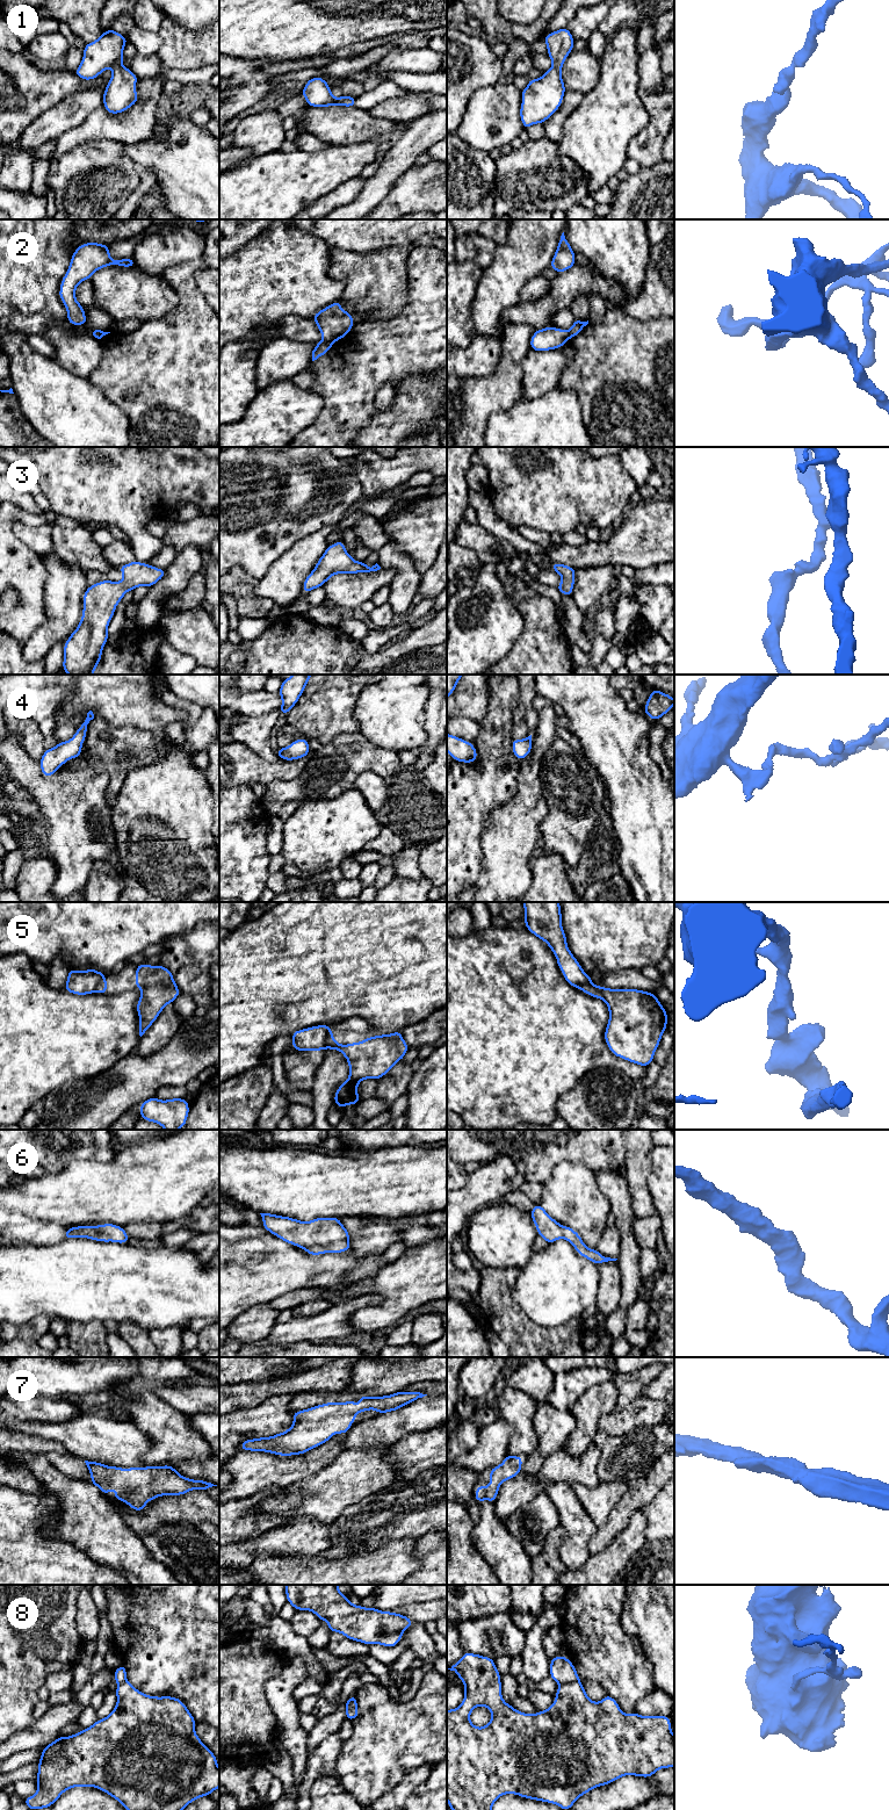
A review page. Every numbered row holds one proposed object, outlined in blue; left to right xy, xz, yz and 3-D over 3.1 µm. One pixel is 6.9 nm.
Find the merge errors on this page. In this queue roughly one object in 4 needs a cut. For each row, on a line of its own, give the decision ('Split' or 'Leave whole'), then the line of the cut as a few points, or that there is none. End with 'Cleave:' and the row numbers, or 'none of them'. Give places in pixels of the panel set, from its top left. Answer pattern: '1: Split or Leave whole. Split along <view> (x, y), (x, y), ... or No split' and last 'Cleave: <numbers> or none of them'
1: Leave whole. No split
2: Split. Split along xz (323, 339), (332, 343)
3: Leave whole. No split
4: Leave whole. No split
5: Split. Split along xz (331, 1029), (323, 1048)
6: Leave whole. No split
7: Leave whole. No split
8: Split. Split along yz (580, 1682), (563, 1682), (561, 1685)
Cleave: 2, 5, 8

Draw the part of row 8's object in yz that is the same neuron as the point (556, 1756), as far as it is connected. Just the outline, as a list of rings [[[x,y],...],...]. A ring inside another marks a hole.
[[[464,1652],[462,1658],[448,1670],[455,1671],[457,1678],[464,1683],[464,1700],[462,1703],[453,1710],[447,1709],[447,1800],[448,1808],[451,1810],[492,1810],[493,1803],[505,1794],[557,1804],[563,1810],[569,1810],[580,1796],[593,1788],[609,1784],[626,1775],[650,1777],[660,1768],[674,1767],[674,1735],[671,1730],[668,1716],[642,1716],[636,1712],[626,1715],[620,1709],[616,1700],[609,1695],[606,1695],[600,1702],[591,1701],[580,1682],[562,1683],[555,1693],[556,1699],[549,1709],[528,1715],[514,1709],[503,1700],[500,1673],[492,1658]],[[479,1706],[486,1707],[492,1714],[492,1718],[483,1728],[475,1726],[470,1721],[471,1711]]]

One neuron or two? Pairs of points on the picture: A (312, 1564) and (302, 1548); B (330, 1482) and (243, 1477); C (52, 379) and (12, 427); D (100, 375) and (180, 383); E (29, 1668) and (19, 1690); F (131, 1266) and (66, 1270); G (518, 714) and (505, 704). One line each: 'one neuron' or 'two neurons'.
A: two neurons
B: two neurons
C: two neurons
D: one neuron
E: one neuron
F: one neuron
G: two neurons

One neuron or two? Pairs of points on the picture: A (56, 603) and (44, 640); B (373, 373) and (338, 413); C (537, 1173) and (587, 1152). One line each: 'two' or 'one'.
A: one
B: one
C: one

